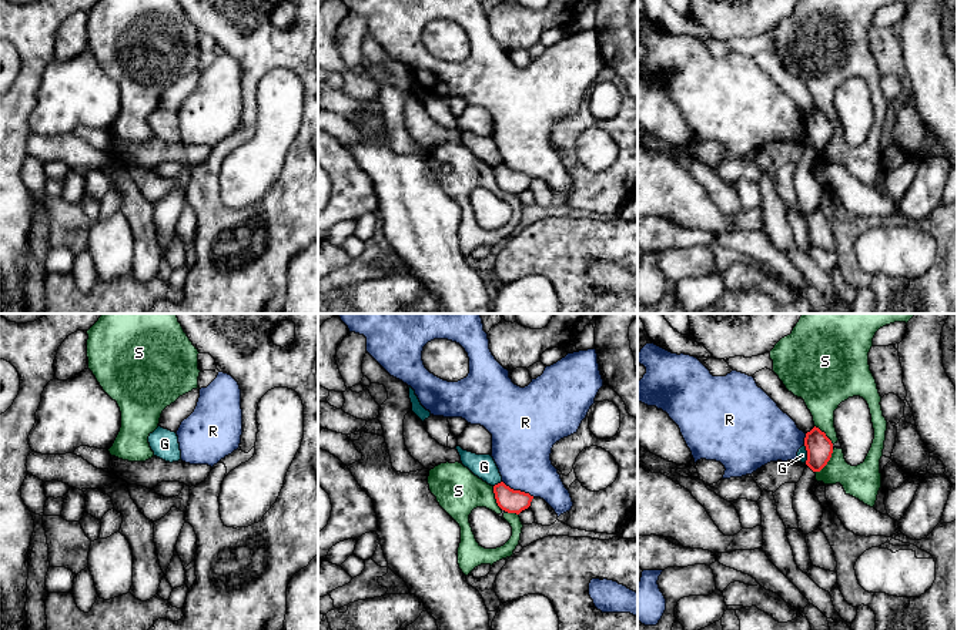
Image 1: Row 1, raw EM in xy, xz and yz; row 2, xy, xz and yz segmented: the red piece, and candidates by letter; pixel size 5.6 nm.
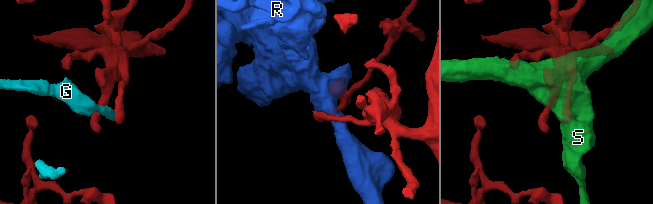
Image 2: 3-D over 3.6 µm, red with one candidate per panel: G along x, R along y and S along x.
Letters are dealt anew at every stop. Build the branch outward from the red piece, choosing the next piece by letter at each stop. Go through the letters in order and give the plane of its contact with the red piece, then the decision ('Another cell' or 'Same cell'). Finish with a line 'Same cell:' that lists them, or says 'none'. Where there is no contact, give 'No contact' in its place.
G: Touches red in yz. Another cell
R: Touches red in xz. Another cell
S: Touches red in yz. Another cell
Same cell: none

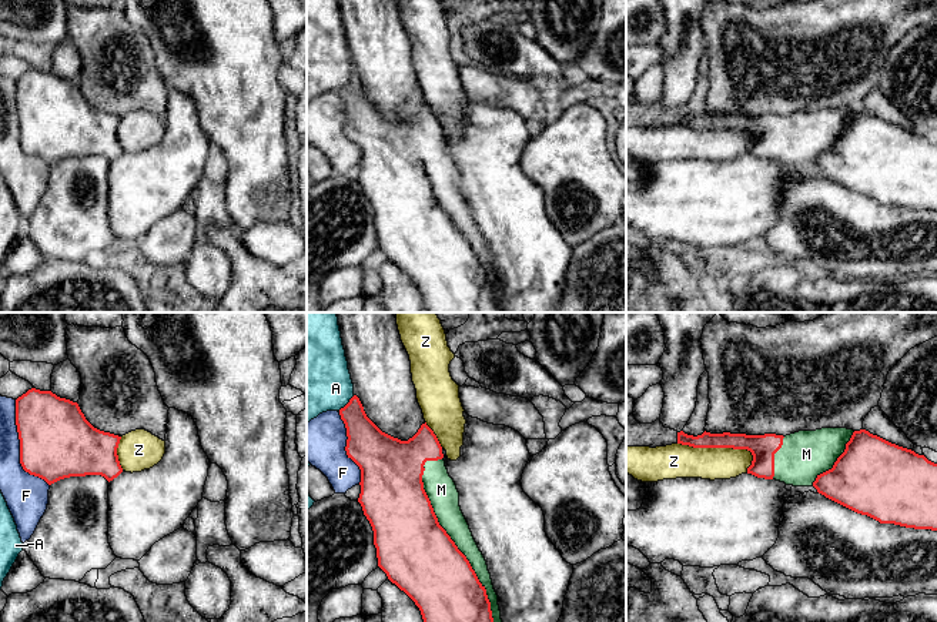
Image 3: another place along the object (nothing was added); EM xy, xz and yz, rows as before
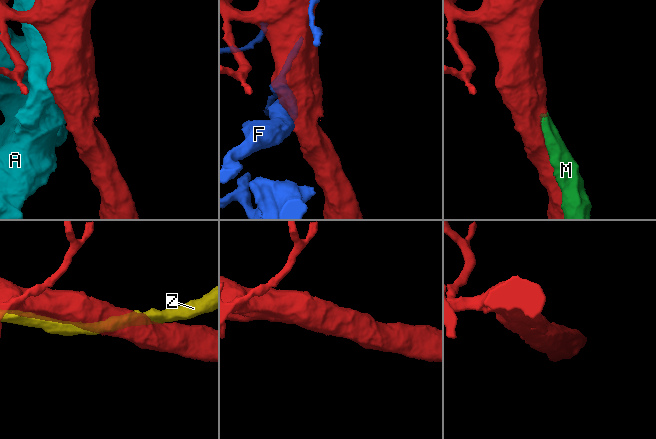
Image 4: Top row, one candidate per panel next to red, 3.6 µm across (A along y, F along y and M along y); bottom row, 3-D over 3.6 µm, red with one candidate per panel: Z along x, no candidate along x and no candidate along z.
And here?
A: Touches red in xz. Another cell
F: Touches red in xy. Another cell
M: Touches red in xz. Same cell
Z: Touches red in yz. Another cell
Same cell: M

